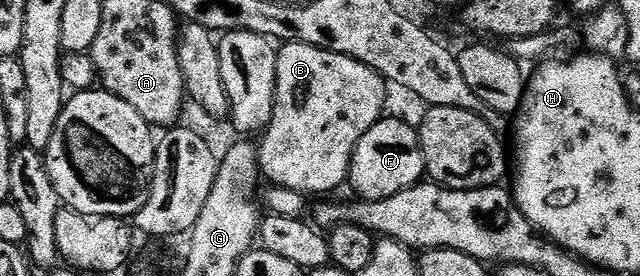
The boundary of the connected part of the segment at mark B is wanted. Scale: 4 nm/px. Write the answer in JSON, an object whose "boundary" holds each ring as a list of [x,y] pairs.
{"boundary":[[[305,43],[283,44],[276,52],[276,96],[274,97],[272,120],[270,121],[268,130],[263,132],[262,138],[258,143],[261,176],[263,176],[269,184],[301,191],[306,197],[313,197],[312,195],[324,197],[327,196],[324,195],[327,191],[336,191],[340,186],[343,188],[348,181],[348,170],[352,164],[352,154],[358,145],[358,141],[362,141],[364,134],[385,114],[384,102],[388,99],[388,90],[390,90],[390,87],[386,80],[384,80],[374,69],[362,65],[362,61],[351,59],[345,55],[339,55],[333,51],[327,51],[321,47],[306,45]]]}

